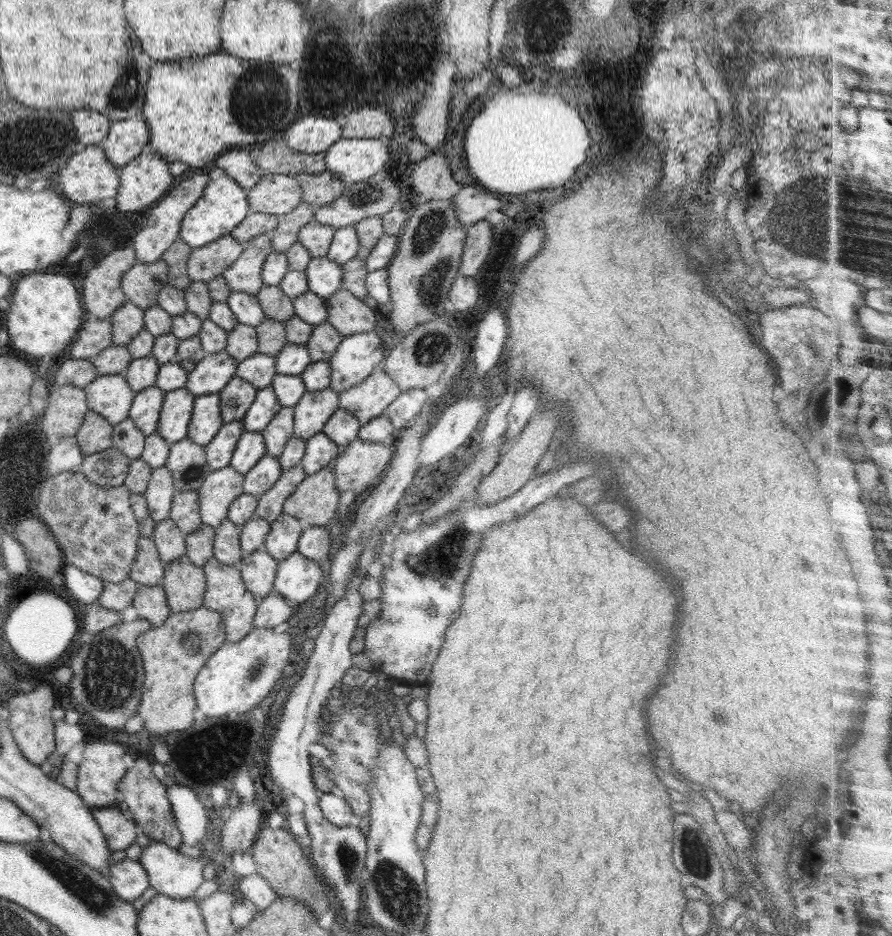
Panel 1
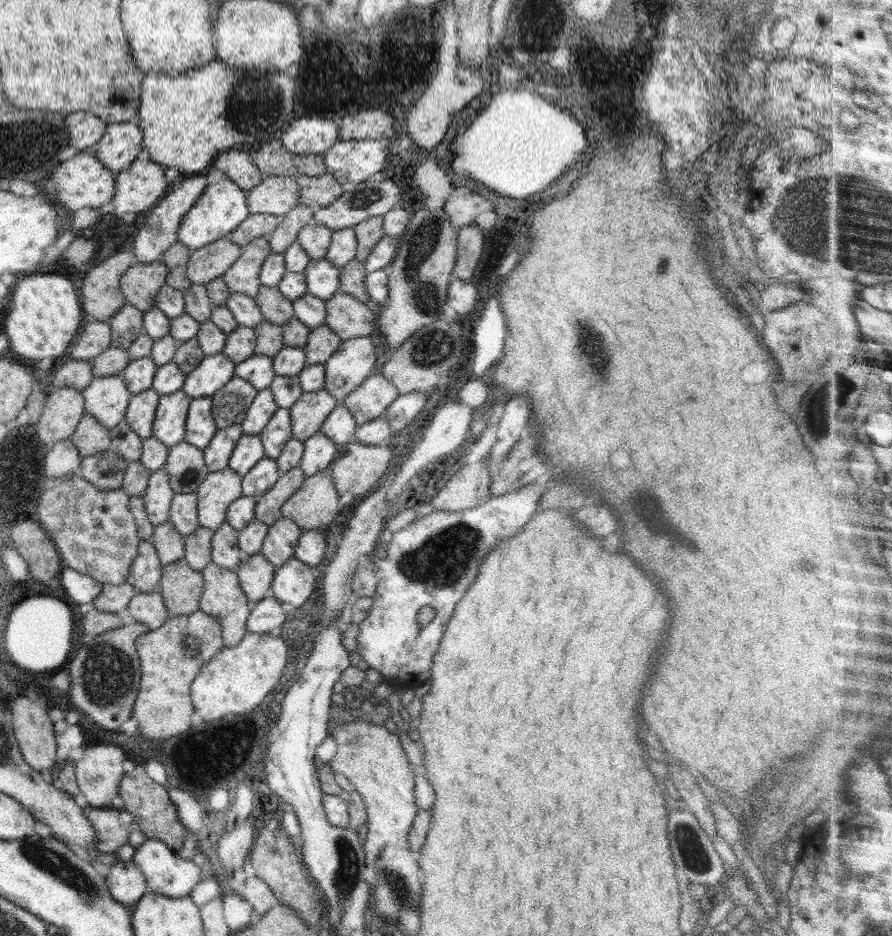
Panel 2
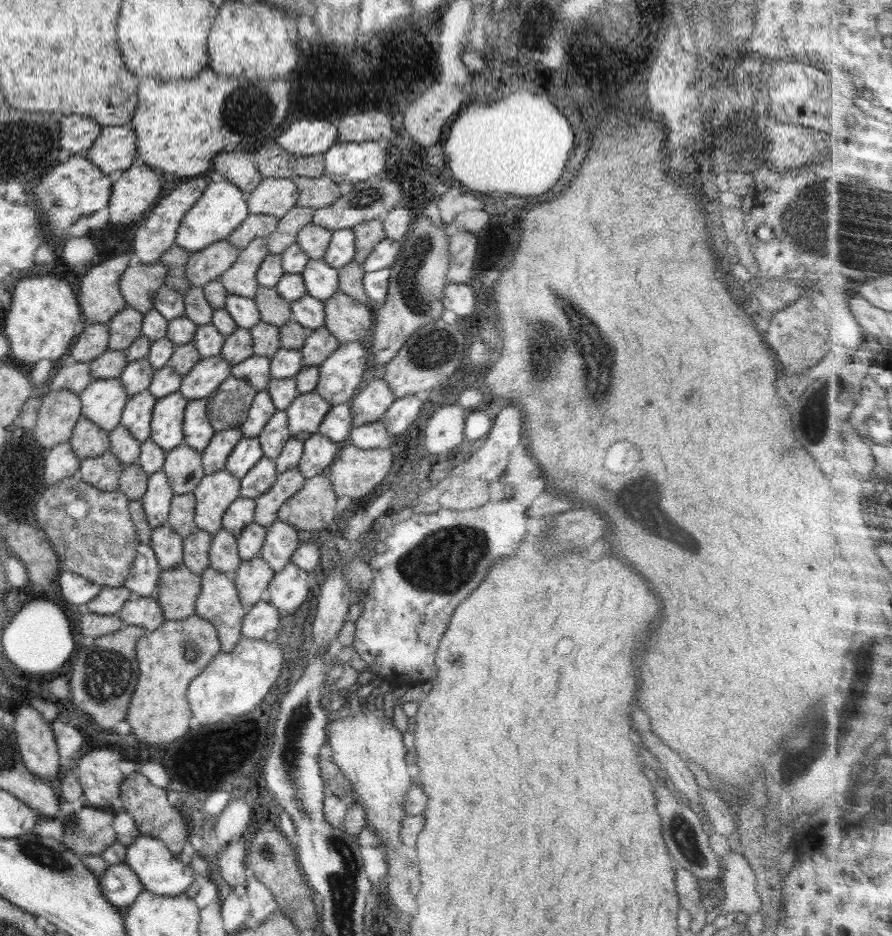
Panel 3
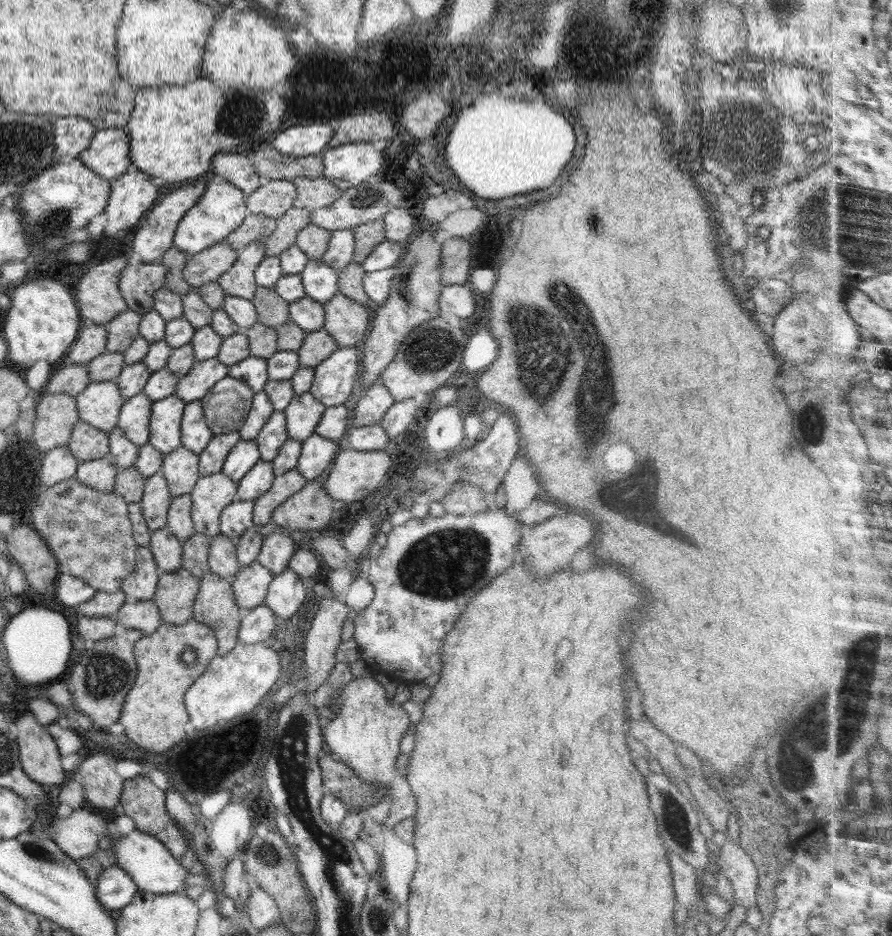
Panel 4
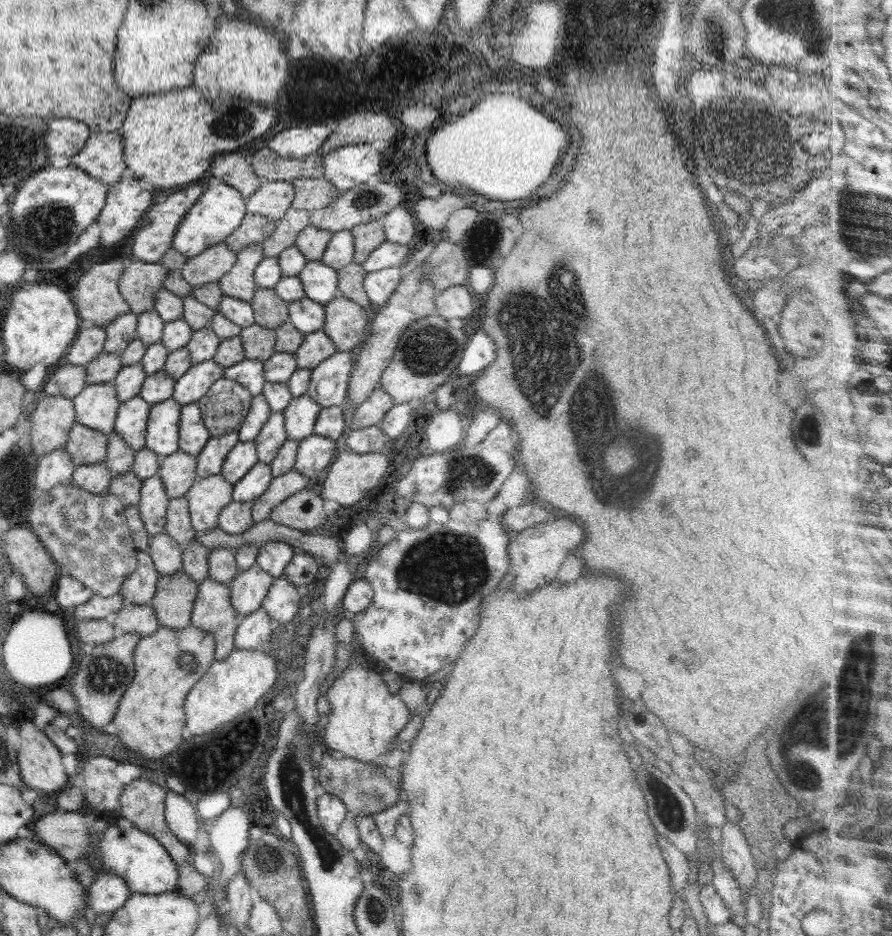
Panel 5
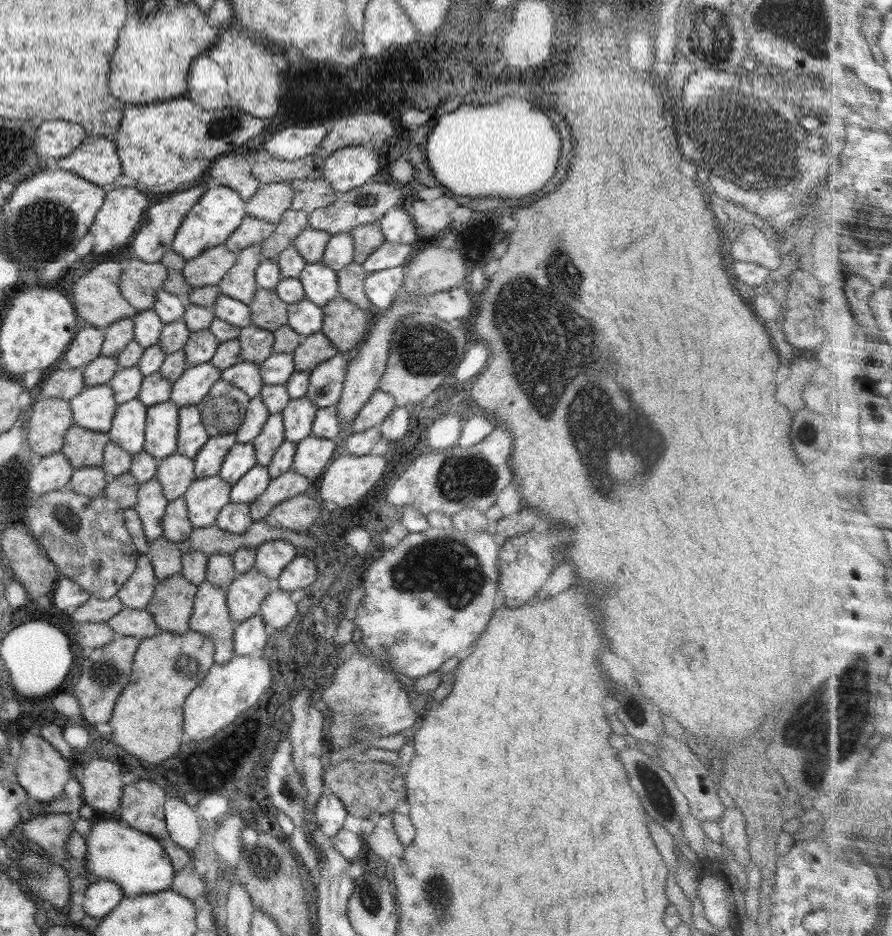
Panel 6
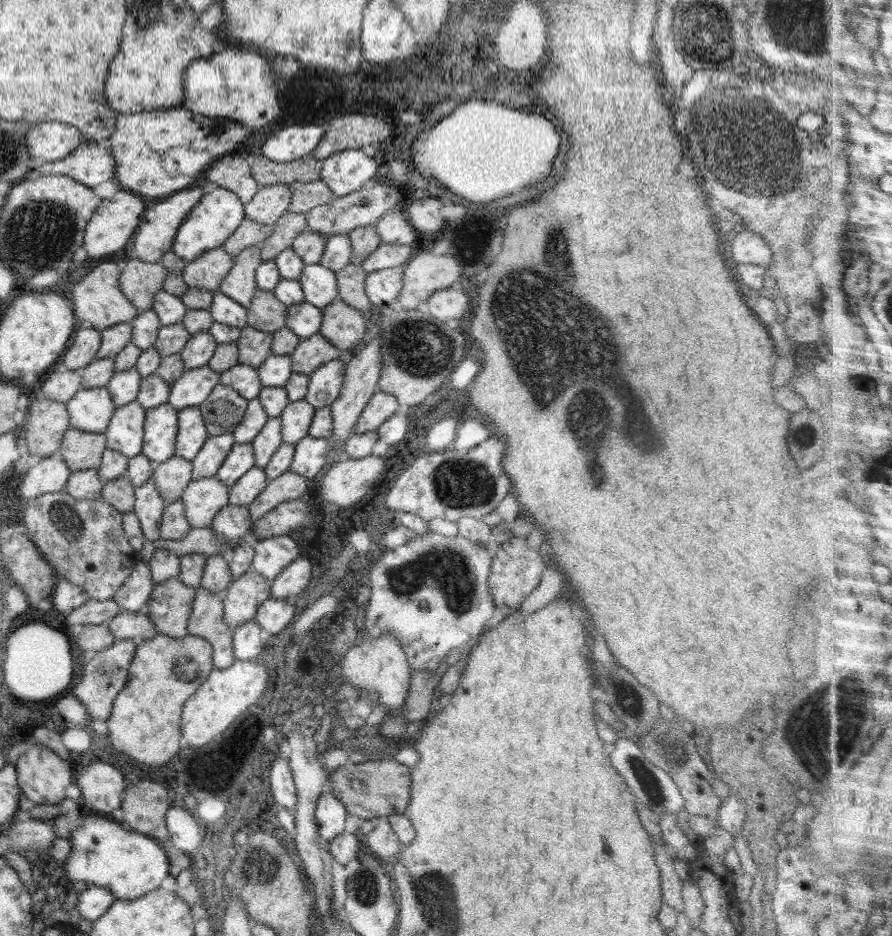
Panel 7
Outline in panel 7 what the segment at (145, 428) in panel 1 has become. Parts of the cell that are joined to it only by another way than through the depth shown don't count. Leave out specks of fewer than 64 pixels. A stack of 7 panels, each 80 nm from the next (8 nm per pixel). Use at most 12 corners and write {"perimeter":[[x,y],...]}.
{"perimeter":[[116,407],[105,446],[130,459],[143,447],[145,409]]}

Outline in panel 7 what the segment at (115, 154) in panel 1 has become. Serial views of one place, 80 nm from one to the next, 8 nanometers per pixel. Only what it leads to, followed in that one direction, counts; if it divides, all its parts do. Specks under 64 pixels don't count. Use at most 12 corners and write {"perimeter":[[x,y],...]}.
{"perimeter":[[83,141],[66,158],[26,170],[93,188],[115,176],[108,146]]}

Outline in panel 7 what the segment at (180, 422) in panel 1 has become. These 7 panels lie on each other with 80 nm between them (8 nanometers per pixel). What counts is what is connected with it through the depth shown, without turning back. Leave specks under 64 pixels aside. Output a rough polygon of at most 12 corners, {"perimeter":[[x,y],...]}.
{"perimeter":[[145,410],[141,453],[161,463],[175,455],[178,411]]}

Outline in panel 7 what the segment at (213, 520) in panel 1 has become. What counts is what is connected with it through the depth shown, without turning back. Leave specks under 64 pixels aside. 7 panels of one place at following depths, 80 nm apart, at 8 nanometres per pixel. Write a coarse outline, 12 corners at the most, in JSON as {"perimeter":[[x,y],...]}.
{"perimeter":[[216,476],[190,481],[181,497],[190,526],[210,527],[229,504]]}

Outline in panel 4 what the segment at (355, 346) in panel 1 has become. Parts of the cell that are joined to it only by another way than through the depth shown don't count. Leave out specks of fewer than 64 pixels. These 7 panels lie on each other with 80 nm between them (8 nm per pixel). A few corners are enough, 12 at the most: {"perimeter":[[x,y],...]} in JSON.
{"perimeter":[[356,348],[314,367],[310,392],[344,405],[362,371]]}

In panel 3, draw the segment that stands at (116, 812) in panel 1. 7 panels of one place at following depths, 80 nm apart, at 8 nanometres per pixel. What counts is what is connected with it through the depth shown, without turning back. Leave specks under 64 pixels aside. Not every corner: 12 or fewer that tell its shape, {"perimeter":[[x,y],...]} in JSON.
{"perimeter":[[84,804],[62,845],[101,855],[114,842],[115,812]]}

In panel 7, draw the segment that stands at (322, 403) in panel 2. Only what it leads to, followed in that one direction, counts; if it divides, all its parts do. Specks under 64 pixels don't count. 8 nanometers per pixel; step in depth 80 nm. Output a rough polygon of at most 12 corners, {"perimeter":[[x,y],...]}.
{"perimeter":[[290,401],[280,417],[282,442],[308,436],[315,410]]}

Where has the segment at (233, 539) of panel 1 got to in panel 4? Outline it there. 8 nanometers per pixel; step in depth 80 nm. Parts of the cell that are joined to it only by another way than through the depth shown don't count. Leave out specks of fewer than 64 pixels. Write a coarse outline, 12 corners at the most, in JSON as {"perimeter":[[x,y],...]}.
{"perimeter":[[210,538],[209,571],[231,580],[241,564],[236,541]]}

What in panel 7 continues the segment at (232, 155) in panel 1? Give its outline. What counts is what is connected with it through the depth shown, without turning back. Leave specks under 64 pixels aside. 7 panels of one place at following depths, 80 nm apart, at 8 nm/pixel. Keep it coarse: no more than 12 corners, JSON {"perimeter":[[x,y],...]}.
{"perimeter":[[221,157],[206,171],[209,184],[246,204],[260,185],[244,158]]}

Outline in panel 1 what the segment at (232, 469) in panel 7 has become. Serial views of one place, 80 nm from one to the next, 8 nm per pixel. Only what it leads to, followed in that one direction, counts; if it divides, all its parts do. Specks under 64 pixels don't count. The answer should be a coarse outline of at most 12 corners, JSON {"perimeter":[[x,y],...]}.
{"perimeter":[[245,430],[229,465],[245,475],[266,454],[262,433]]}

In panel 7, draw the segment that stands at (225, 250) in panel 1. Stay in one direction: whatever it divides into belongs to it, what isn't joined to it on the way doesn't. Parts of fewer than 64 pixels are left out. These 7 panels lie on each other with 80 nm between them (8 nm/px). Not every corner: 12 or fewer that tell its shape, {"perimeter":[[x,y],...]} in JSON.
{"perimeter":[[222,246],[185,263],[190,287],[218,291],[234,264]]}

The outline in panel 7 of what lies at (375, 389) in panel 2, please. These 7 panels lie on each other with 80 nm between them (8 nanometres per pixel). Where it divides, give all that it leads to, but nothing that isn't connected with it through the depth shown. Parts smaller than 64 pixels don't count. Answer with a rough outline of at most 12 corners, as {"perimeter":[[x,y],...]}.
{"perimeter":[[377,390],[354,434],[376,431],[401,409],[394,395]]}

